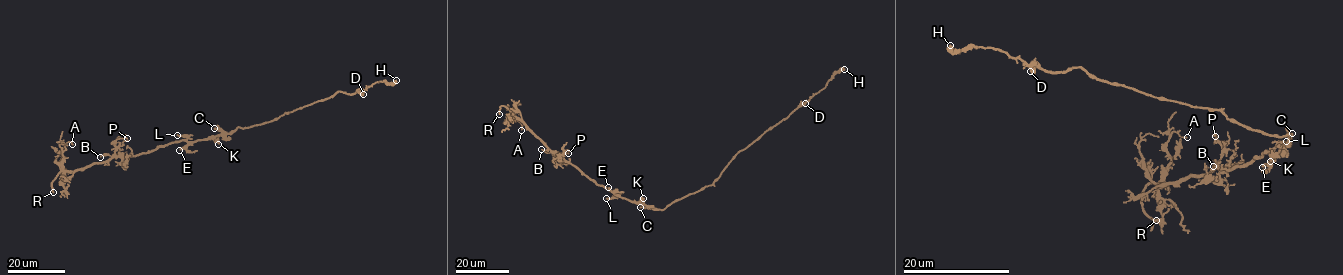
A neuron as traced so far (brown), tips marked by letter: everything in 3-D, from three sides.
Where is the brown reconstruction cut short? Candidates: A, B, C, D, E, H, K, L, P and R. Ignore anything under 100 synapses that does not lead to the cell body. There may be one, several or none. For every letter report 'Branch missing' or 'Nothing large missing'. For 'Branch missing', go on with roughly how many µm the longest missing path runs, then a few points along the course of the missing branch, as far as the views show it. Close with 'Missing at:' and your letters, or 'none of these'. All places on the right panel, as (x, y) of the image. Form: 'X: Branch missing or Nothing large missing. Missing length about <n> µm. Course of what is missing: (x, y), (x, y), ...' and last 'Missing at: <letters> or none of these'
A: Nothing large missing
B: Nothing large missing
C: Nothing large missing
D: Nothing large missing
E: Nothing large missing
H: Nothing large missing
K: Nothing large missing
L: Nothing large missing
P: Nothing large missing
R: Branch missing. Missing length about 45 µm. Course of what is missing: (1156, 220), (1152, 228), (1170, 226), (1201, 255), (1220, 267)
Missing at: R

